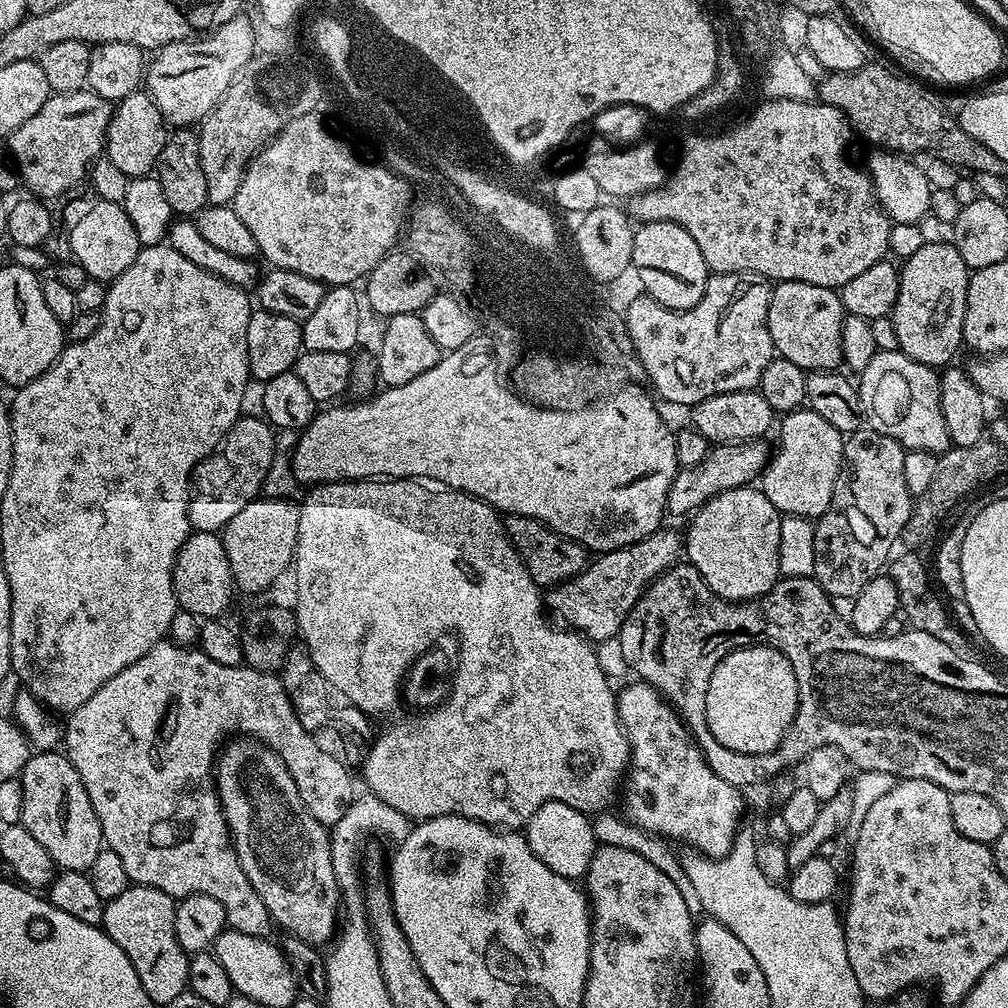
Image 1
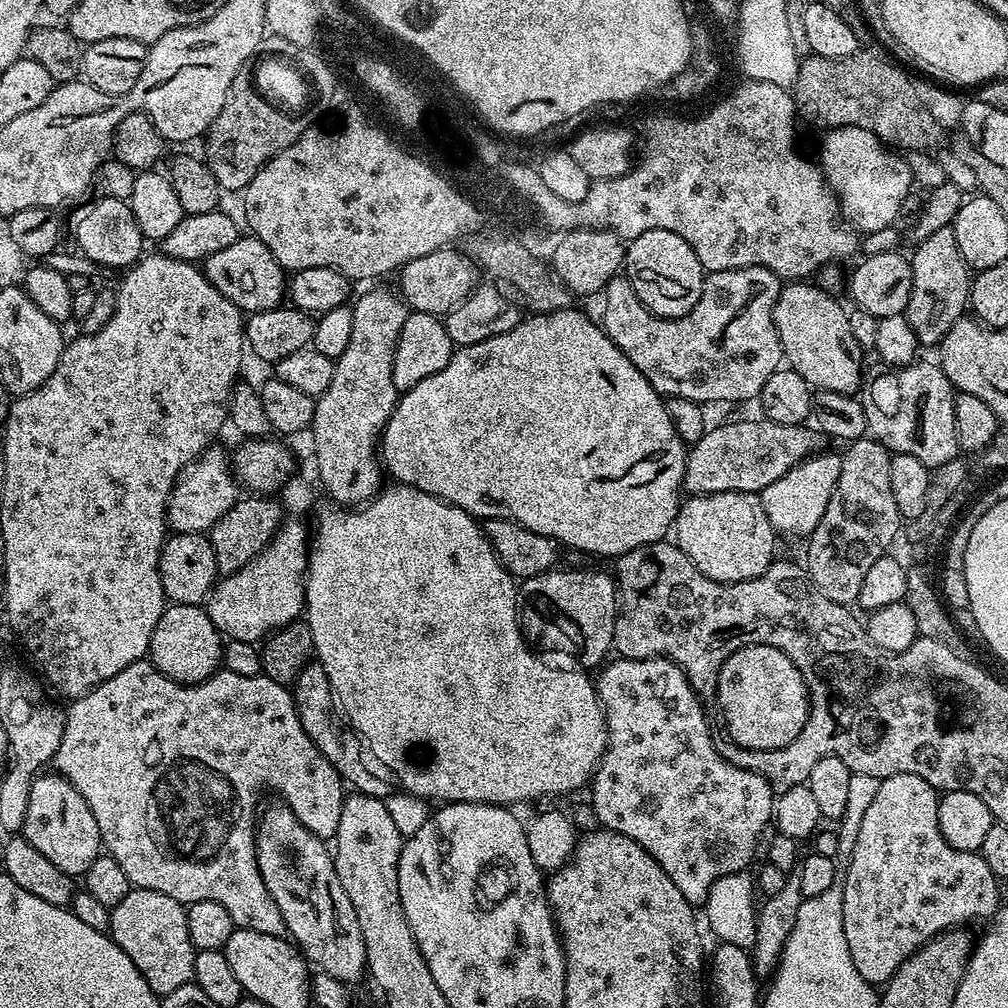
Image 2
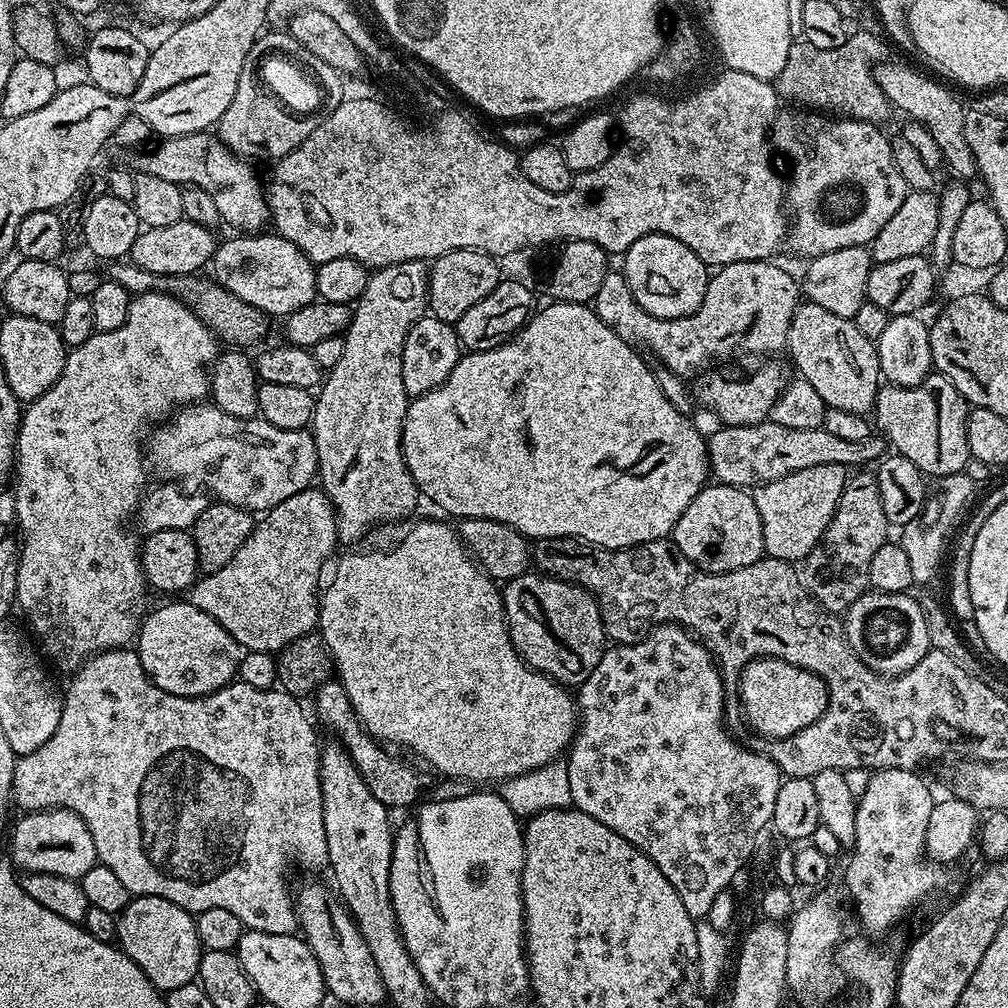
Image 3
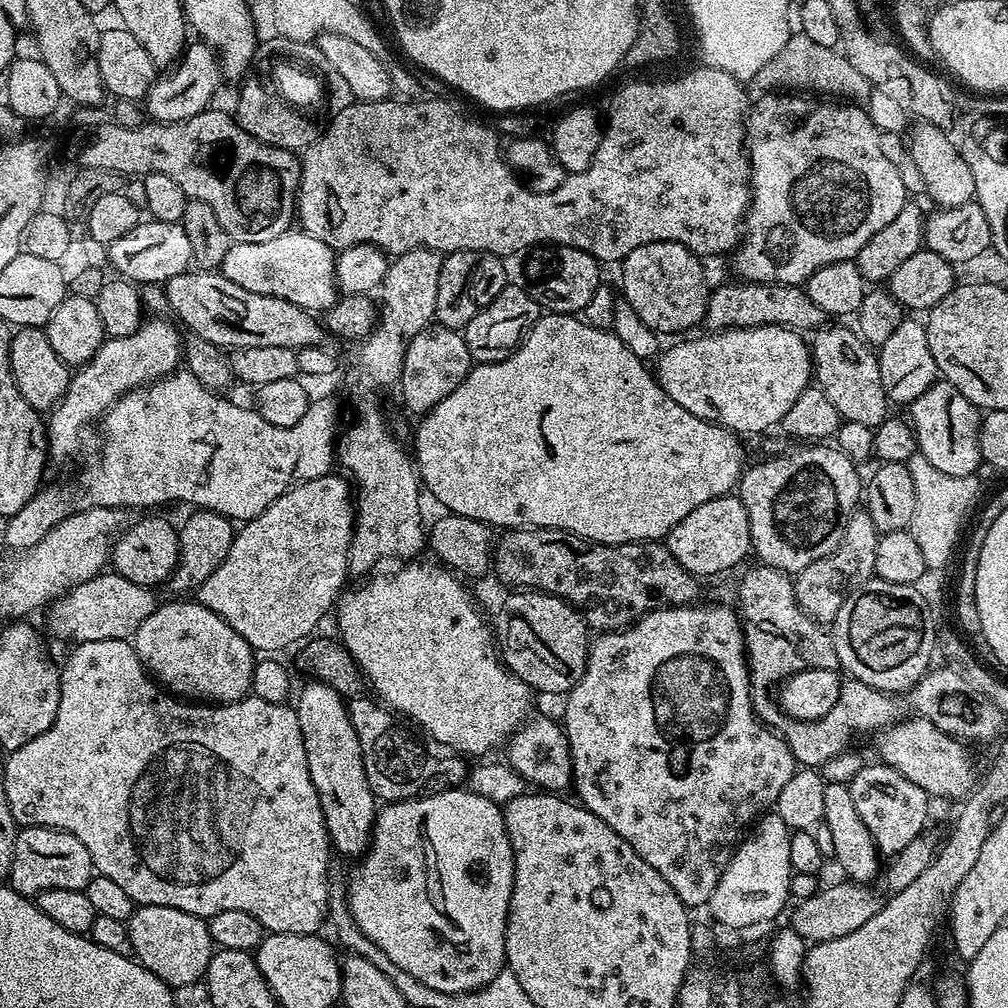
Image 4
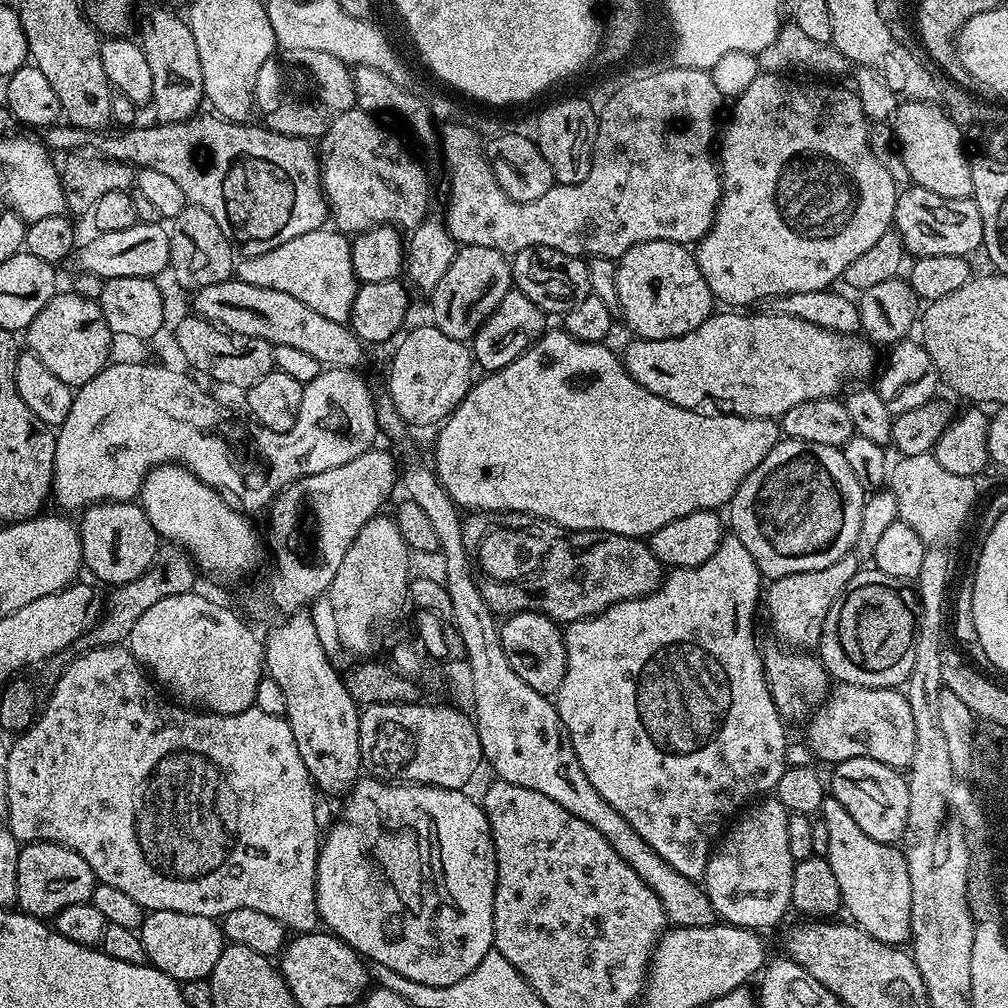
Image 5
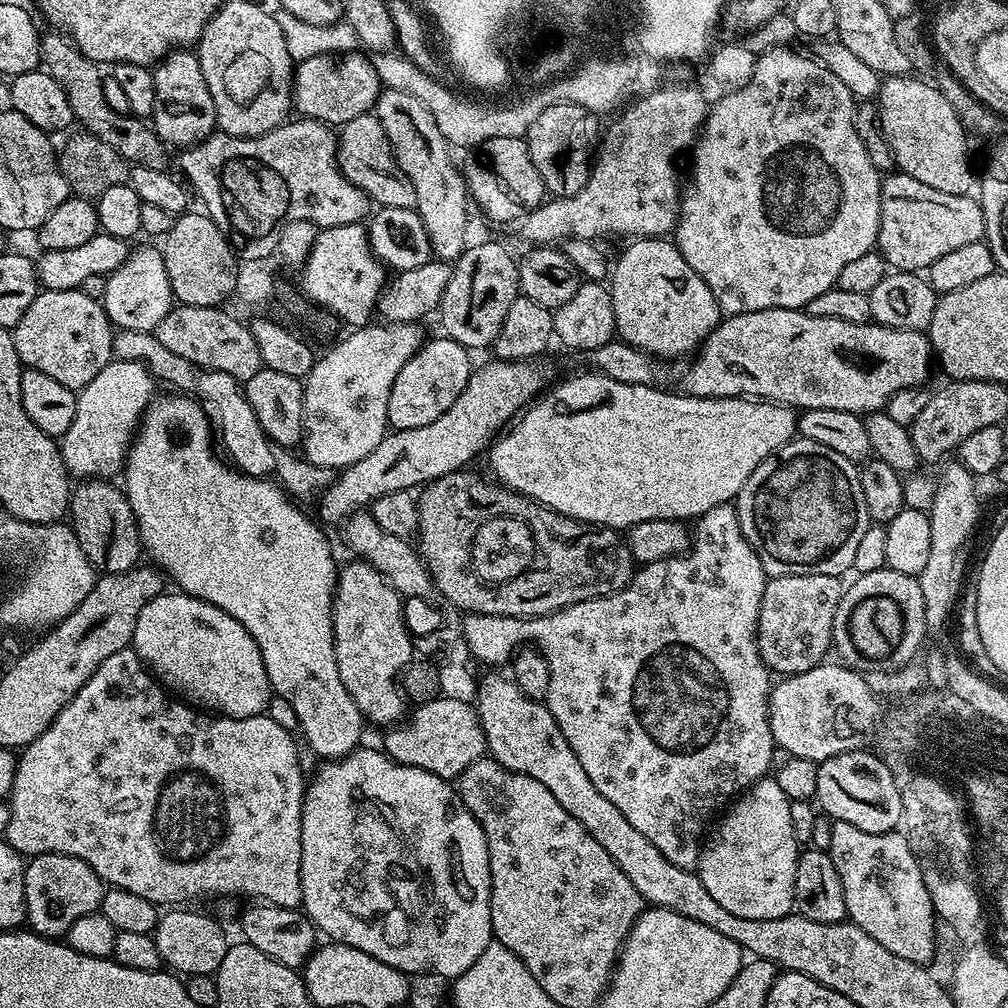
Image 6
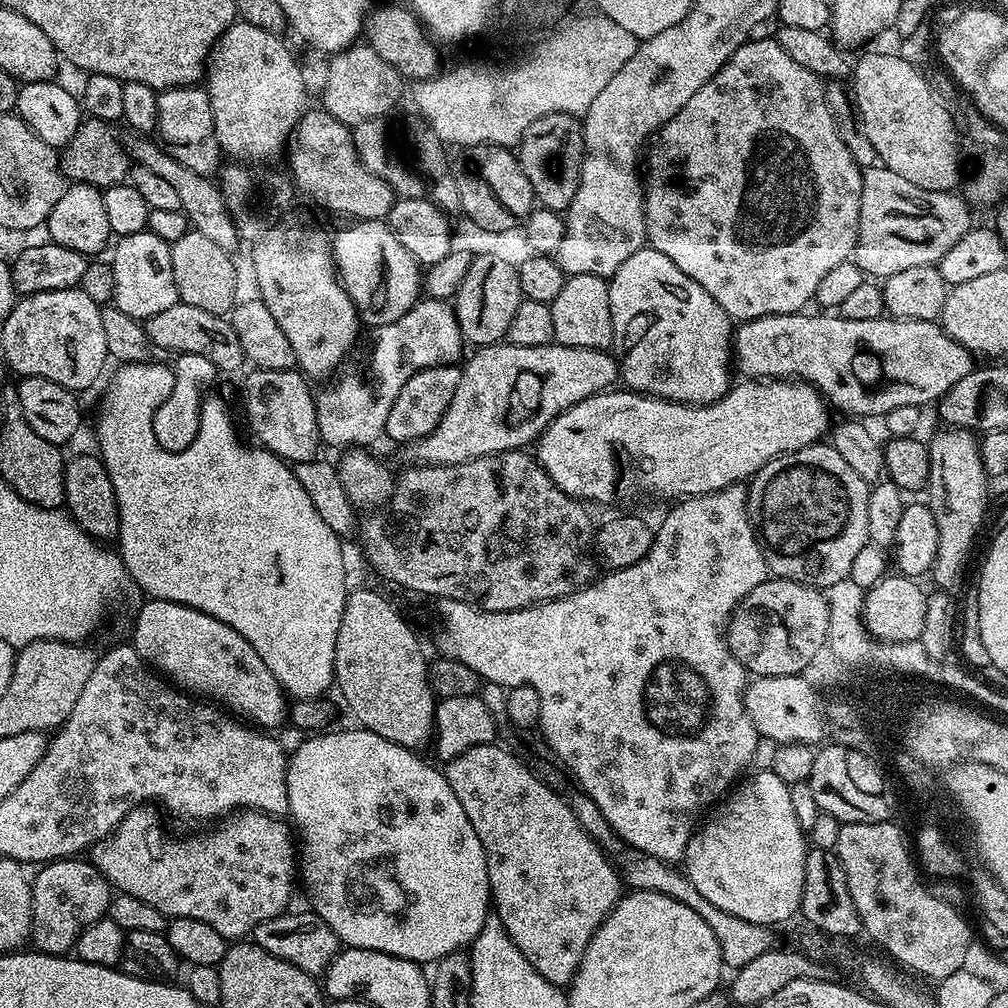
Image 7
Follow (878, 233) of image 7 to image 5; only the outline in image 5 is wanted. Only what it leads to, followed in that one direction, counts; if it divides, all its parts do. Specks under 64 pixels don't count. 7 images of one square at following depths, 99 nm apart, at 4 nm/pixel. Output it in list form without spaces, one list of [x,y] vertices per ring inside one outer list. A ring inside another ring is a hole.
[[[908,186],[897,195],[895,231],[900,233],[904,243],[905,253],[909,257],[937,256],[938,254],[954,254],[955,256],[973,255],[975,248],[979,249],[984,243],[984,231],[982,230],[982,214],[978,214],[978,206],[975,199],[969,198],[942,198],[942,194],[934,194],[925,188]]]

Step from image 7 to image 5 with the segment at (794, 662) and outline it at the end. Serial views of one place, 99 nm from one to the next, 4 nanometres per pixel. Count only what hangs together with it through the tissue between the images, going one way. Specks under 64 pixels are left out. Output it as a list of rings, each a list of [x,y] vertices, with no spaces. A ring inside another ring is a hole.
[[[849,554],[838,558],[834,566],[826,566],[826,570],[810,570],[802,574],[790,574],[771,581],[766,588],[766,604],[768,600],[768,616],[772,619],[772,628],[781,645],[793,650],[812,650],[822,638],[822,630],[830,610],[846,590],[850,578],[861,571],[862,561],[859,556]]]

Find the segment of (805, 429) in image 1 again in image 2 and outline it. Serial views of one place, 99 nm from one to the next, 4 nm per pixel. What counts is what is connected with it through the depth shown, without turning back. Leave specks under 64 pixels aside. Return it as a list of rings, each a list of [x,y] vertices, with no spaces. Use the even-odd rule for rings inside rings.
[[[825,450],[810,456],[798,466],[794,466],[778,482],[770,482],[759,492],[762,510],[766,510],[766,518],[770,518],[770,526],[781,537],[801,536],[807,538],[822,522],[822,514],[826,514],[826,506],[830,506],[830,494],[834,494],[834,486],[840,473],[840,456]]]

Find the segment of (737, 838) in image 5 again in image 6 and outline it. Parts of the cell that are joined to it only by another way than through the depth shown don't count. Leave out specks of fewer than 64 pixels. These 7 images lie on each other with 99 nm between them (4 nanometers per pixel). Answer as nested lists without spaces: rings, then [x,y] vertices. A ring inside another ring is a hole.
[[[775,778],[759,780],[727,805],[726,811],[715,821],[716,829],[713,832],[711,829],[710,835],[703,841],[698,865],[700,881],[725,910],[730,910],[730,914],[742,918],[773,920],[793,911],[798,845],[794,838],[794,826],[790,826],[791,805],[792,801],[786,798],[786,794],[782,794],[782,786],[778,786]]]

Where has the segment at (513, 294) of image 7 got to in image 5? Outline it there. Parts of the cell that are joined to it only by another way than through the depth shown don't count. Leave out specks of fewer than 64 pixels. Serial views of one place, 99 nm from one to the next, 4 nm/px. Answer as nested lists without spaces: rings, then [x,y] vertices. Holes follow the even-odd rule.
[[[463,245],[430,294],[431,323],[442,330],[442,334],[450,334],[450,338],[471,341],[482,322],[494,314],[498,302],[502,302],[502,298],[506,298],[513,288],[512,266],[505,253],[490,246]]]

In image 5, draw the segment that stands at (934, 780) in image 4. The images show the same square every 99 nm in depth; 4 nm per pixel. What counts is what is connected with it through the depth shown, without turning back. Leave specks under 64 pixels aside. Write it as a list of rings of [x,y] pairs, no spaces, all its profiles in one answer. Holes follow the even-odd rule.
[[[841,684],[835,685],[836,687],[831,696],[830,702],[820,705],[815,709],[813,713],[812,719],[814,720],[808,726],[808,737],[806,737],[806,742],[811,749],[813,755],[818,759],[822,759],[826,762],[830,762],[829,764],[837,764],[842,761],[849,761],[850,758],[860,758],[866,757],[870,758],[872,761],[882,762],[884,765],[890,765],[891,768],[895,768],[897,770],[905,769],[911,765],[911,761],[913,757],[916,755],[916,730],[914,728],[914,716],[912,711],[910,710],[908,697],[899,689],[894,688],[868,688],[868,687],[859,687],[856,684]]]

